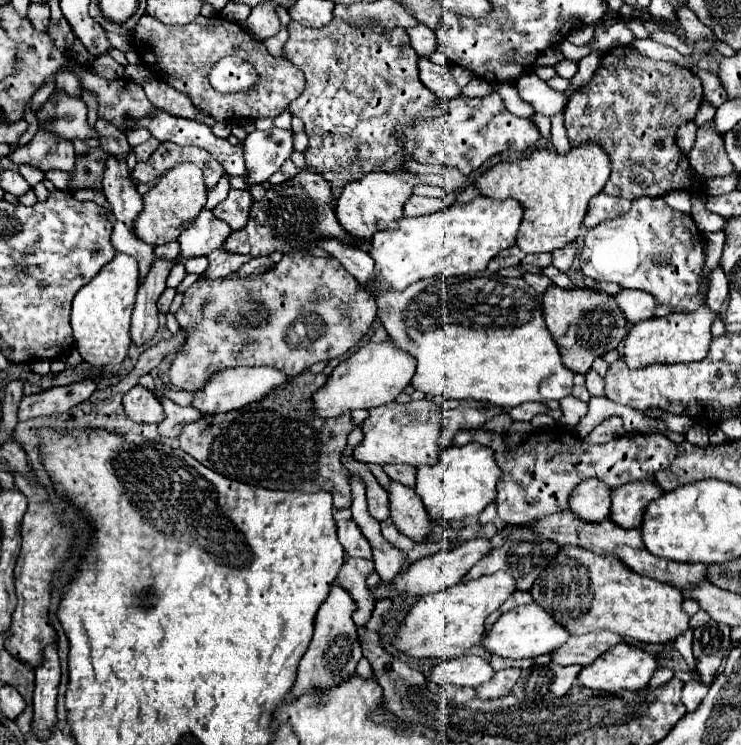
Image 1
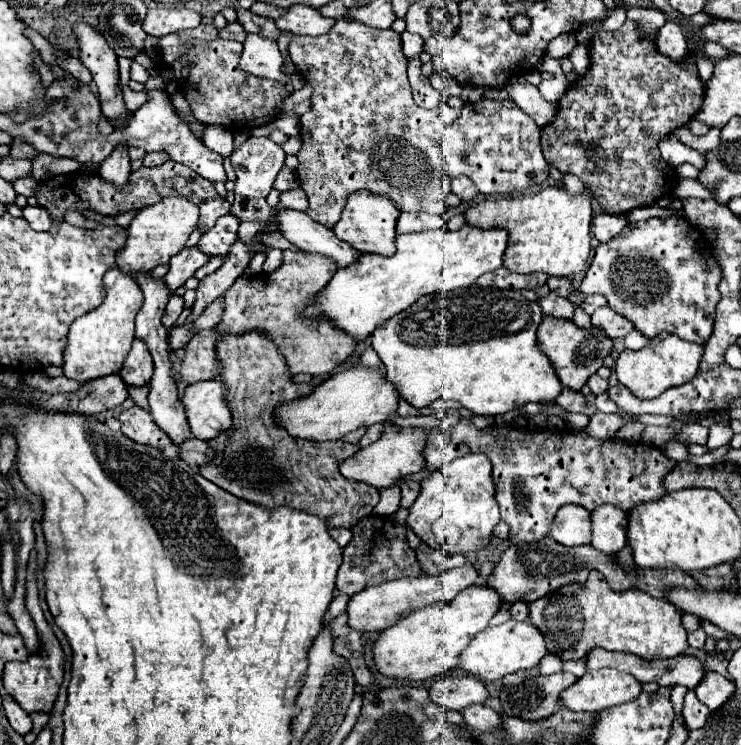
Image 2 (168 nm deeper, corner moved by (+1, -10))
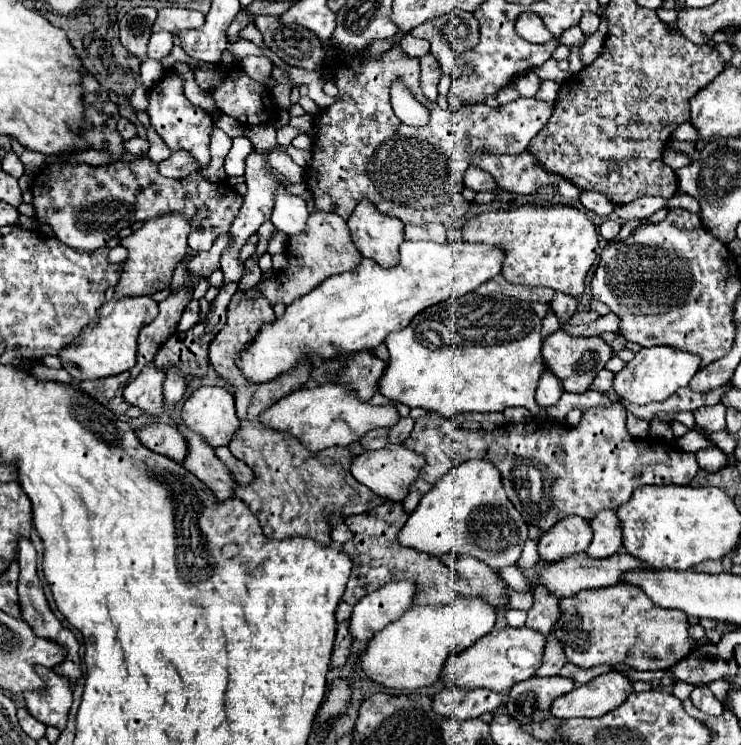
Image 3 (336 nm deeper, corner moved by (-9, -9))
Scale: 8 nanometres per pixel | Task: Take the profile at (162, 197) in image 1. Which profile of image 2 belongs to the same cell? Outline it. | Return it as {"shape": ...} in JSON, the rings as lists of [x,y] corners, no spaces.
{"shape":[[[170,196],[152,206],[142,208],[128,226],[128,238],[124,248],[116,256],[116,264],[122,272],[134,274],[138,270],[152,270],[158,264],[168,264],[174,254],[184,248],[188,236],[196,230],[198,208],[186,196]]]}

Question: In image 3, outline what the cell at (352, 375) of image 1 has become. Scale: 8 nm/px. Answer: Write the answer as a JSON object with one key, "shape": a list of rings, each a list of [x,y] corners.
{"shape":[[[324,383],[314,389],[298,389],[274,403],[266,413],[262,413],[262,425],[270,429],[280,429],[294,435],[308,451],[322,451],[328,447],[346,447],[356,443],[372,429],[392,427],[400,419],[396,407],[372,407],[362,403],[354,391],[344,385]]]}

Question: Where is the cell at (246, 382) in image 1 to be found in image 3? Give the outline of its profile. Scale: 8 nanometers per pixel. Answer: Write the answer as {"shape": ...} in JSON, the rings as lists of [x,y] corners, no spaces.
{"shape":[[[200,387],[198,391],[194,391],[184,407],[182,407],[182,421],[198,435],[202,435],[206,439],[206,443],[210,443],[210,447],[222,447],[228,445],[234,429],[238,429],[238,417],[236,417],[236,409],[234,409],[234,397],[222,389],[222,387]]]}

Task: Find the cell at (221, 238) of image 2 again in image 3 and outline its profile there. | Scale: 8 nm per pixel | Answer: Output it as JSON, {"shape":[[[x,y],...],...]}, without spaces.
{"shape":[[[220,235],[208,253],[198,253],[192,257],[192,261],[188,263],[188,271],[198,277],[208,277],[212,271],[220,269],[220,255],[228,247],[228,243],[230,243],[230,237]]]}

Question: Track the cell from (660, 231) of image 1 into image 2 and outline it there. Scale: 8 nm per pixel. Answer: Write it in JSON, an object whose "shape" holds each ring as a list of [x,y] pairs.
{"shape":[[[648,218],[634,222],[606,244],[598,244],[594,260],[580,284],[584,294],[604,294],[608,304],[622,316],[634,322],[636,330],[654,338],[660,332],[672,332],[682,340],[704,344],[712,334],[714,308],[720,300],[718,292],[720,266],[712,256],[710,242],[686,218]]]}

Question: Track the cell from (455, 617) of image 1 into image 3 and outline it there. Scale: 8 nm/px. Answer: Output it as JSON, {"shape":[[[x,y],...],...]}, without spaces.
{"shape":[[[458,597],[452,605],[412,605],[400,619],[388,623],[382,631],[378,631],[366,645],[366,651],[360,657],[360,667],[364,673],[378,685],[390,687],[390,689],[406,689],[416,691],[422,687],[430,687],[434,681],[438,681],[446,659],[452,653],[464,651],[466,647],[474,645],[480,637],[488,635],[496,621],[496,609],[490,607],[480,597]]]}

